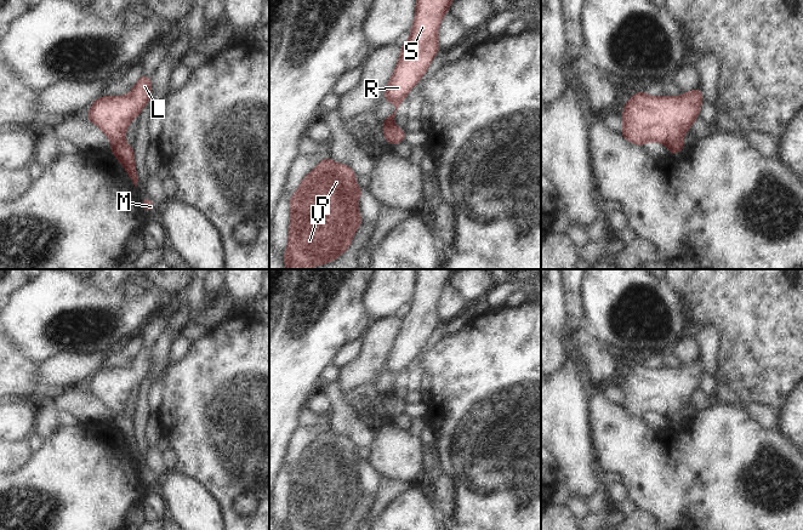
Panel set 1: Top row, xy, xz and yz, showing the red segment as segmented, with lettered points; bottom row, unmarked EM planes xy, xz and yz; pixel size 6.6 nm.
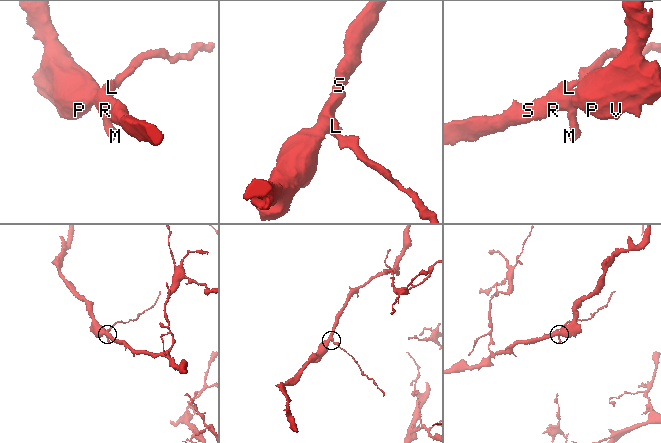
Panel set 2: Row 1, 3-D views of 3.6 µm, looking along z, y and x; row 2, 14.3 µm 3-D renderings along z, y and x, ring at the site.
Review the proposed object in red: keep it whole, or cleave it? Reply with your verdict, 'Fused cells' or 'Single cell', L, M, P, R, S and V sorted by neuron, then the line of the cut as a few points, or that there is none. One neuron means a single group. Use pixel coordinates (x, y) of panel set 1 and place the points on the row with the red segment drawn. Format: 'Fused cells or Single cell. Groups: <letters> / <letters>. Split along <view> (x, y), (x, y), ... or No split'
Single cell. Groups: L M P R S V. No split.

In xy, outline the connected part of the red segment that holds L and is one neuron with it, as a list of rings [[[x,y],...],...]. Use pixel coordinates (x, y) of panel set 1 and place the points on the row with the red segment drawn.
[[[142,75],[129,96],[101,96],[91,104],[87,120],[96,124],[113,142],[110,150],[124,165],[130,179],[137,188],[138,176],[135,169],[133,147],[123,138],[131,120],[141,114],[152,96],[152,79]]]

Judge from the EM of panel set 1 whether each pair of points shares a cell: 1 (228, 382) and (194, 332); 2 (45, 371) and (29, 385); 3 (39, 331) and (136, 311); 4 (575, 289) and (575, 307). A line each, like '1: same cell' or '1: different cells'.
1: different cells
2: different cells
3: same cell
4: same cell

